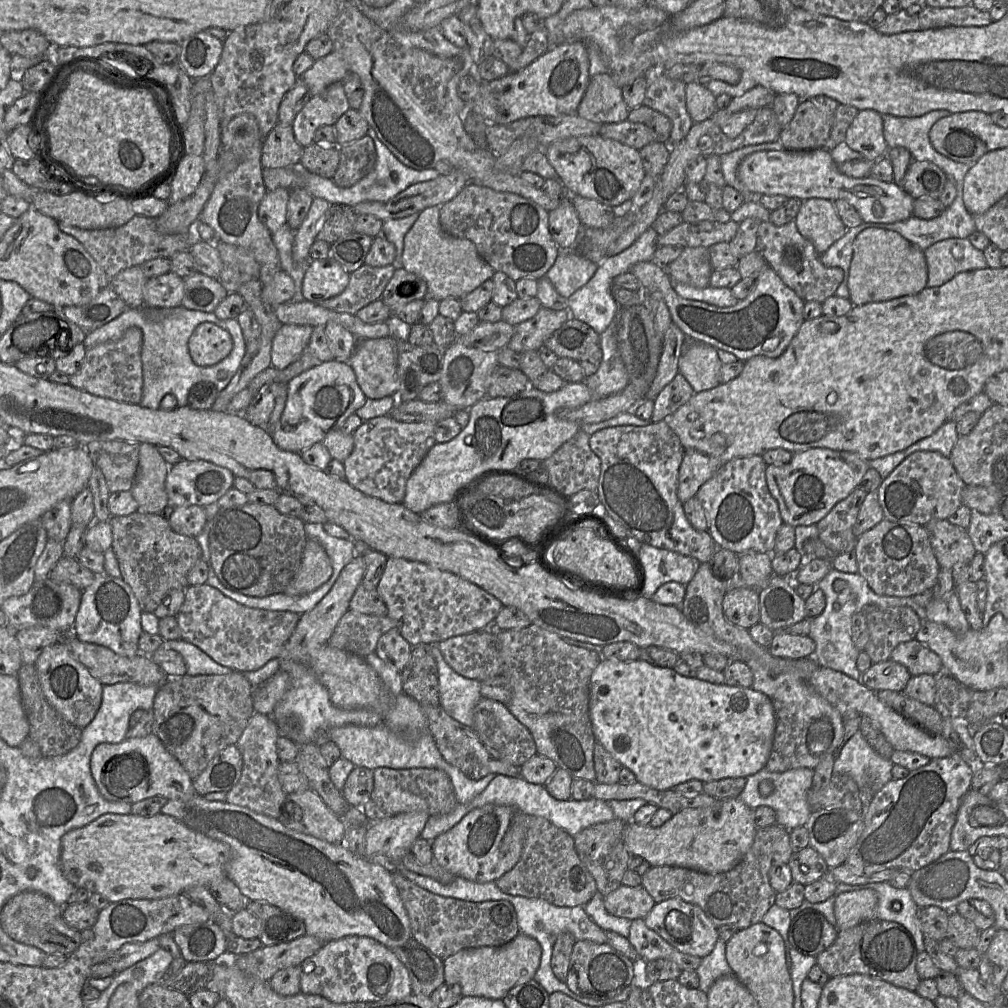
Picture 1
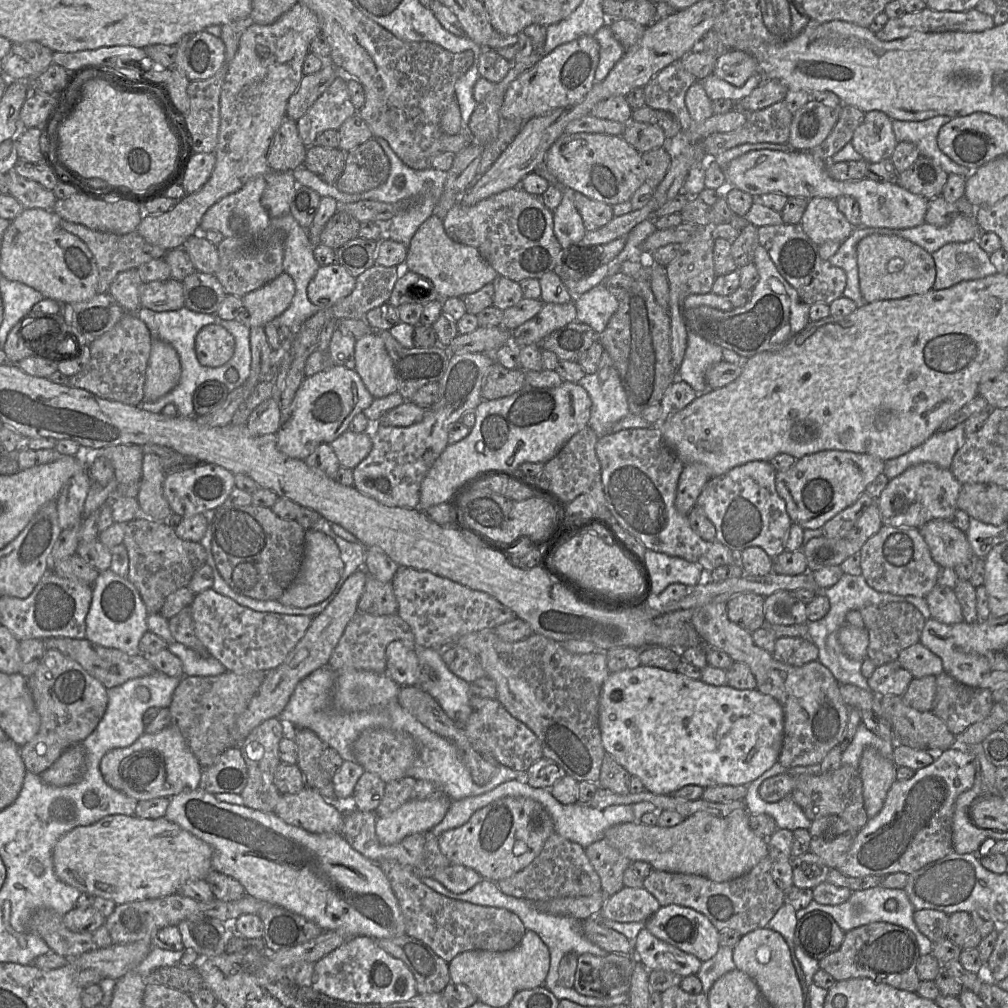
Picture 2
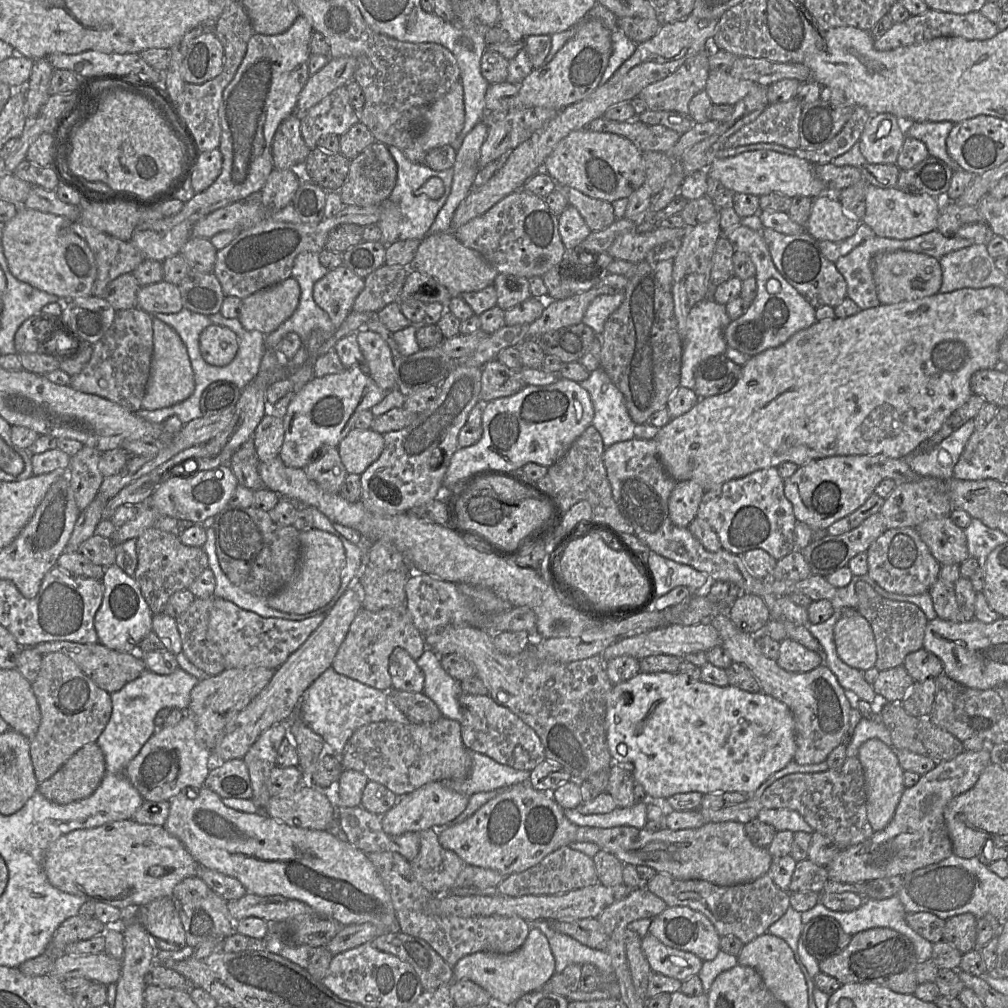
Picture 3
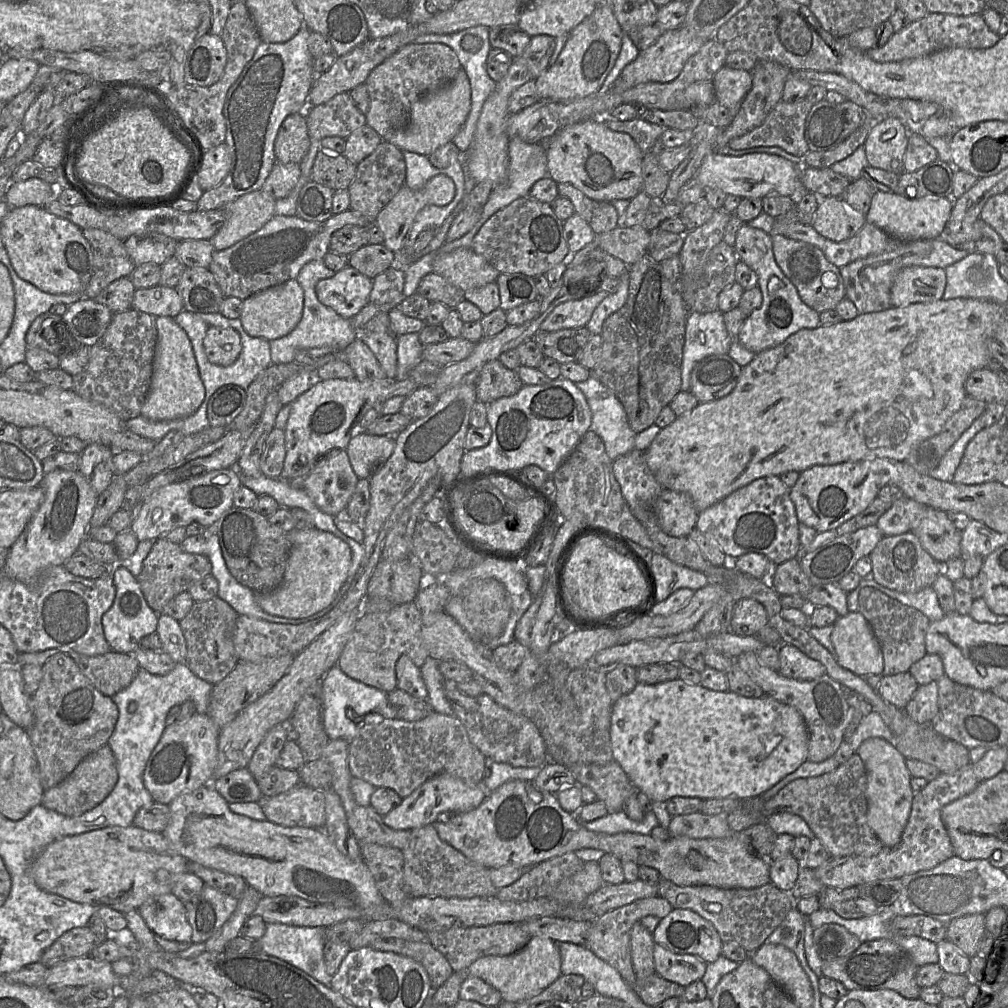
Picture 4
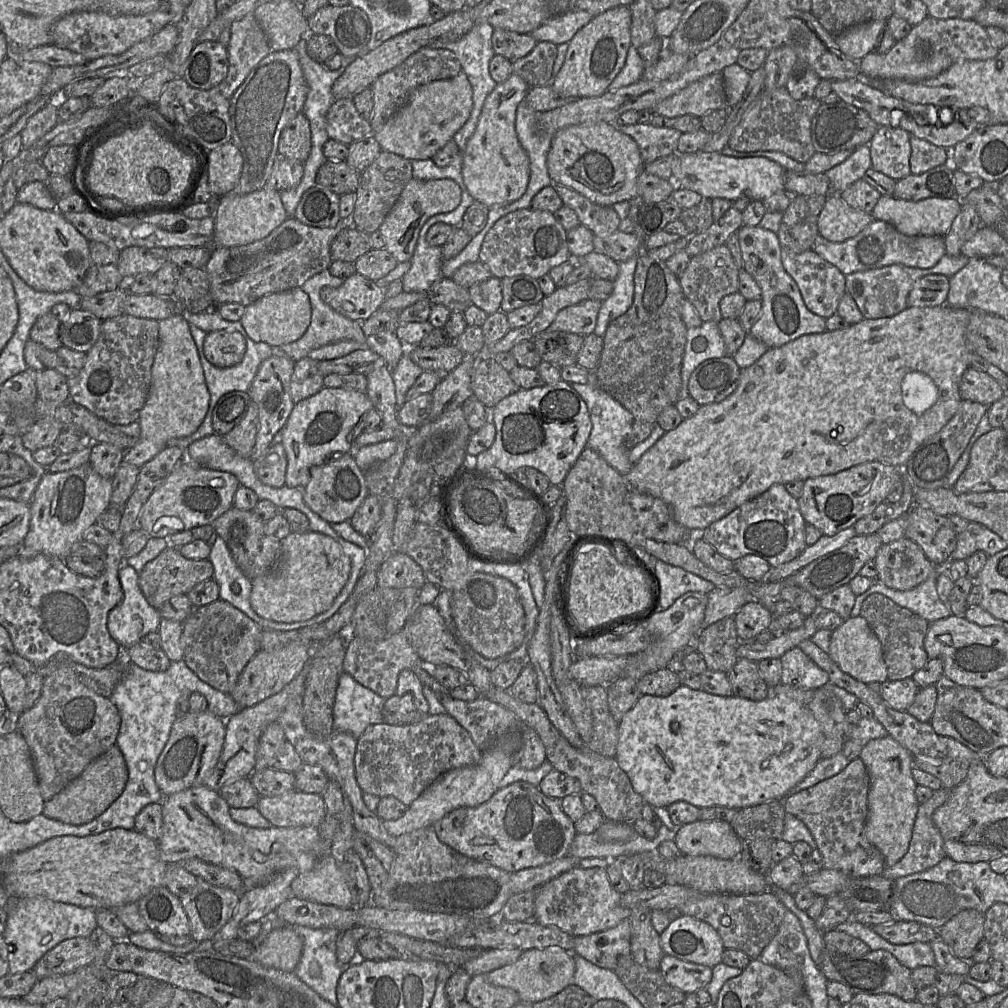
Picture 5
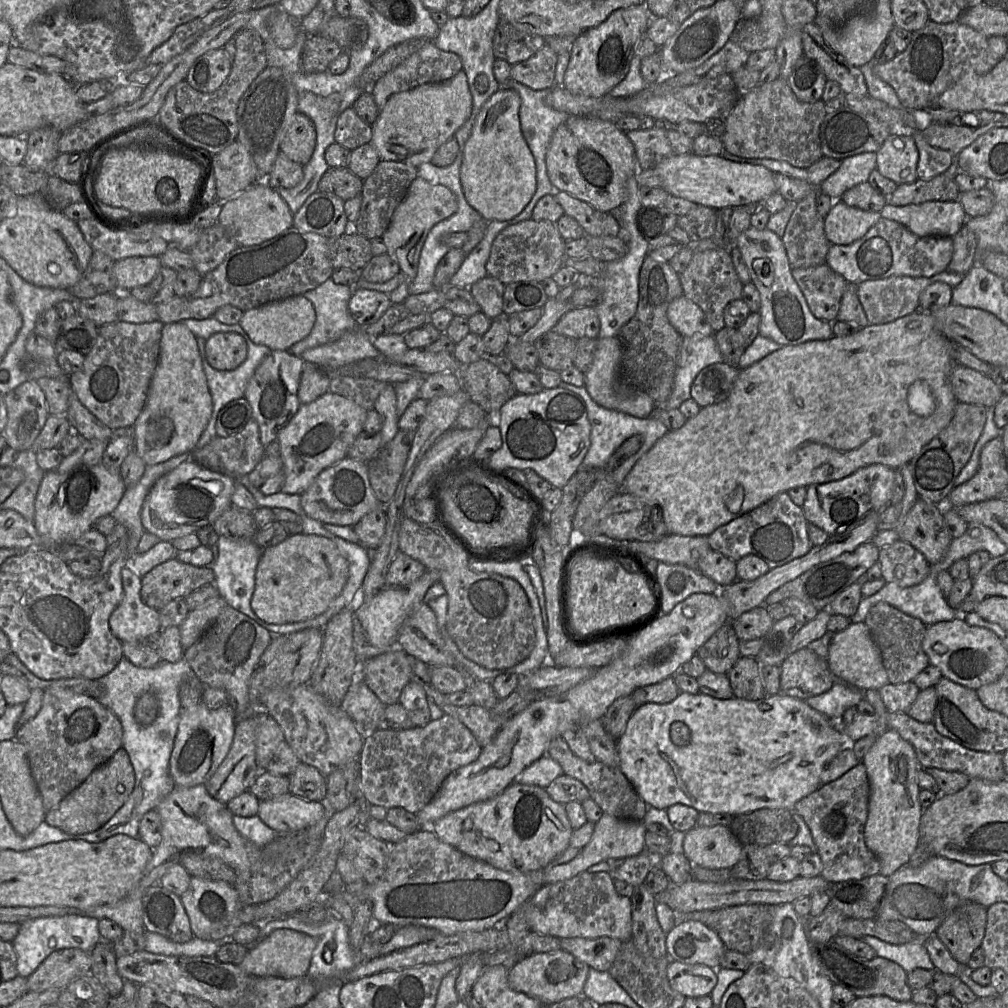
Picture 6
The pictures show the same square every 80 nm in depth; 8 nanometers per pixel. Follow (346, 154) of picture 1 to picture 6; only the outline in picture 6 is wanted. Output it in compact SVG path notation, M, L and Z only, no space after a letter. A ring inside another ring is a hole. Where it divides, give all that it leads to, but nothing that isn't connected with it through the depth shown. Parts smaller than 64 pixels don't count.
M380 160L373 172L363 180L360 193L361 206L358 219L352 229L369 240L382 238L396 208L405 198L407 191L417 177L417 167L399 161Z

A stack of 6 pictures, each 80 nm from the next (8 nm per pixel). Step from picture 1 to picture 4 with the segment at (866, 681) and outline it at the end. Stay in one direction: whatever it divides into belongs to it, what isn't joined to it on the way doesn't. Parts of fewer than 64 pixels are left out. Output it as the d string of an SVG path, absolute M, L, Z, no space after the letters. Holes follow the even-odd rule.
M903 672L895 675L882 675L877 691L885 701L899 709L904 709L918 686L919 684L910 672Z

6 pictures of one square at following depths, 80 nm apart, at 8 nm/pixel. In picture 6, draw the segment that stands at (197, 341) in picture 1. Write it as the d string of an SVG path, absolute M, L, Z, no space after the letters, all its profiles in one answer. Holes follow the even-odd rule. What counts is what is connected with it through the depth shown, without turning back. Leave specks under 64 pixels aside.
M219 332L211 335L204 346L206 359L216 370L231 371L247 358L248 347L236 332Z

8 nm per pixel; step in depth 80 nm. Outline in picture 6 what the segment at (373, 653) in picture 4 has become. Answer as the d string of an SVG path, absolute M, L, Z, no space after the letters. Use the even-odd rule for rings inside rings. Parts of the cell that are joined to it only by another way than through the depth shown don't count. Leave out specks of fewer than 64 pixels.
M397 646L375 657L359 661L359 673L366 686L380 699L384 705L395 704L403 688L410 682L411 668L407 653Z

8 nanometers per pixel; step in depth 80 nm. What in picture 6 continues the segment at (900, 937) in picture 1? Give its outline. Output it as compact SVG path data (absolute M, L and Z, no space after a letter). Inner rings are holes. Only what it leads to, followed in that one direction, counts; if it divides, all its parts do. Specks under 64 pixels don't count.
M833 940L821 944L810 942L810 950L822 973L832 983L848 989L857 997L887 996L900 1002L912 1000L913 991L908 985L908 973L889 959L879 956L871 960L863 959L837 945Z

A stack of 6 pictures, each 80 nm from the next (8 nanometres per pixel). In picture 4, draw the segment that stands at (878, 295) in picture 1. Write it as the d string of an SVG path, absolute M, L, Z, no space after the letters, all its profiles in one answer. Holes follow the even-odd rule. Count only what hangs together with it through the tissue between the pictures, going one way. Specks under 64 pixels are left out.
M908 266L902 269L891 288L891 303L905 307L914 303L943 299L947 279L945 270L930 266Z

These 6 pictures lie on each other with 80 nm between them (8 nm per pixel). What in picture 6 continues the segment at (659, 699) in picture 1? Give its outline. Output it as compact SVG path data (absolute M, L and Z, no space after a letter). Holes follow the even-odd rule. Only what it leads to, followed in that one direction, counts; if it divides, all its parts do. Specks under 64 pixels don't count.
M680 692L670 703L647 703L636 708L627 722L624 733L616 740L616 743L619 768L647 806L667 810L672 805L684 804L696 809L698 812L727 813L737 816L761 808L784 808L792 811L794 805L800 799L821 786L820 775L823 769L848 742L844 731L836 728L826 715L813 709L806 704L805 700L781 692L775 695L766 695L764 698L755 701L737 697L718 699L702 693L689 694Z

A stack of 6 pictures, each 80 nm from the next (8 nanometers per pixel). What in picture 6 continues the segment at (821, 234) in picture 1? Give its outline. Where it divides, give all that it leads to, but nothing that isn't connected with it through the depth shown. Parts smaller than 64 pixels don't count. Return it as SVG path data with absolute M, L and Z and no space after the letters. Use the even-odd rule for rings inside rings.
M835 200L824 217L824 231L831 244L848 245L862 238L881 219L880 212L865 211Z

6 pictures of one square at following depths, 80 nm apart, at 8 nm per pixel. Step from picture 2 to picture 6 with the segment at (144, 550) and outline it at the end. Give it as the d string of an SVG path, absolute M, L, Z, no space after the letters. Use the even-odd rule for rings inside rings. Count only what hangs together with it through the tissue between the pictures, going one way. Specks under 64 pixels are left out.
M173 557L141 578L141 600L159 611L172 600L185 598L202 586L214 584L214 579L211 566L194 566Z

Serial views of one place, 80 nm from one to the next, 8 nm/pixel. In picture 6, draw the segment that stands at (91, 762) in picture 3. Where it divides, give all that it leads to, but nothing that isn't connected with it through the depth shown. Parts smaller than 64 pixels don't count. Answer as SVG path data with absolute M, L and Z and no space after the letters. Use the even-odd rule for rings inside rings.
M119 748L105 763L97 767L72 792L52 810L47 811L45 821L71 835L93 832L106 824L125 804L135 786L135 772L129 754Z

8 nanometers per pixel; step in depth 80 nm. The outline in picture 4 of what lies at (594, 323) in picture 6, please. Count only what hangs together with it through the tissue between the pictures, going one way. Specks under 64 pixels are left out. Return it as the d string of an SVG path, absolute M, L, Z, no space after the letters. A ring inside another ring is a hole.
M596 291L584 298L559 304L543 321L540 331L586 327L596 307L608 295L608 292Z

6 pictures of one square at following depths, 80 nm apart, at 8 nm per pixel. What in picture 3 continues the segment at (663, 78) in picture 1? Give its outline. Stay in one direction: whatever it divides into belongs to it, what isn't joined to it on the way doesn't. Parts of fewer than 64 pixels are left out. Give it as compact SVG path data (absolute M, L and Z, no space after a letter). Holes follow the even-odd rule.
M711 42L707 49L686 60L674 73L643 88L640 97L652 111L675 111L689 114L689 102L694 95L705 91L709 77L709 56Z

